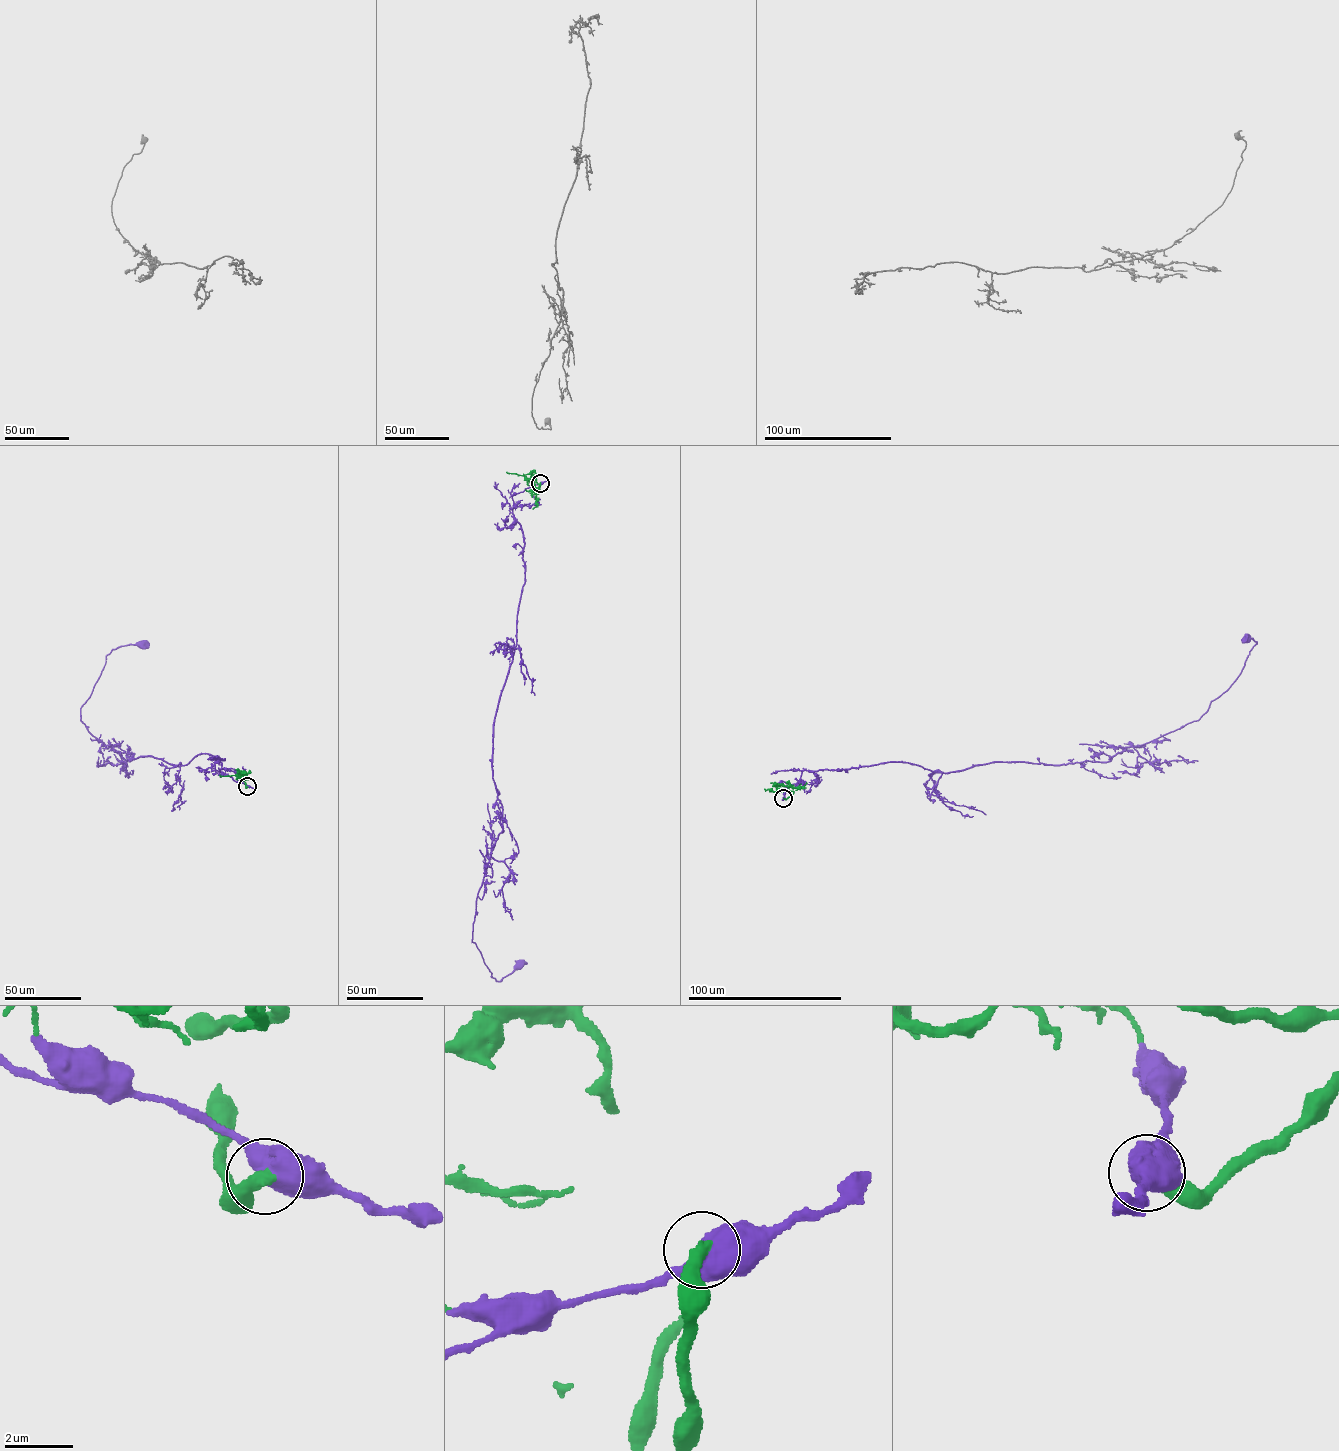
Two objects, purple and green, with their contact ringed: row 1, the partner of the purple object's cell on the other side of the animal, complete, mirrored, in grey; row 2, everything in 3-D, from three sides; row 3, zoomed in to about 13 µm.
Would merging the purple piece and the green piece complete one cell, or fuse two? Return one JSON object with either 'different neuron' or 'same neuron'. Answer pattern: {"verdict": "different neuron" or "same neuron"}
{"verdict": "different neuron"}

